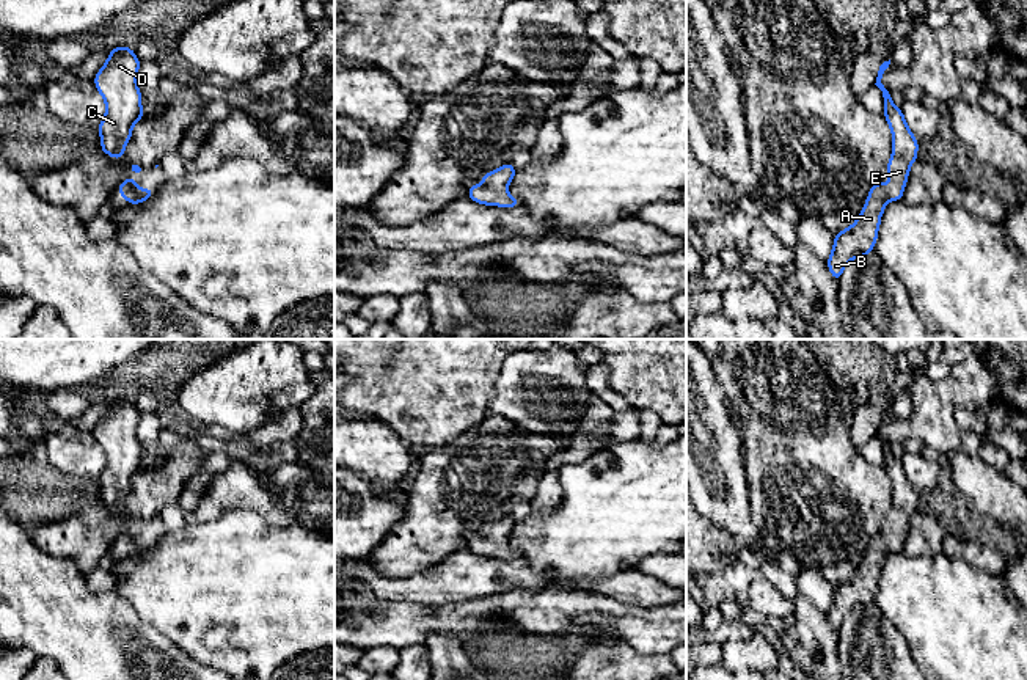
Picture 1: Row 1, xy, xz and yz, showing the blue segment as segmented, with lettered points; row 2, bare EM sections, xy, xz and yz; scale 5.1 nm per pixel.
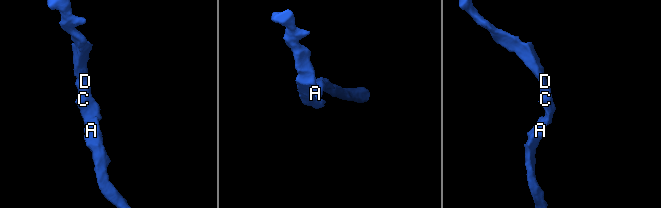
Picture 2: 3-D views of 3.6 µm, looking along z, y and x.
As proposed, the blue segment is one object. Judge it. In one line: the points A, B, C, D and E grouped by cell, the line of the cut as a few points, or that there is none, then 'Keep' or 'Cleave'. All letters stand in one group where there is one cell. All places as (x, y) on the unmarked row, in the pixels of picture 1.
Groups: A B C D E. No split. Keep

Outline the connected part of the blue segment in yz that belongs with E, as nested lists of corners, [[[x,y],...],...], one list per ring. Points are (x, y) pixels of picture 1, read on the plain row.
[[[890,411],[879,418],[875,435],[883,444],[883,466],[892,482],[892,509],[886,518],[889,534],[886,539],[881,532],[875,534],[857,572],[850,579],[834,587],[834,598],[826,614],[837,634],[848,614],[873,603],[886,556],[889,553],[903,551],[909,520],[917,512],[919,493],[909,482],[903,463],[892,454],[892,443],[881,435],[883,426],[889,416]]]

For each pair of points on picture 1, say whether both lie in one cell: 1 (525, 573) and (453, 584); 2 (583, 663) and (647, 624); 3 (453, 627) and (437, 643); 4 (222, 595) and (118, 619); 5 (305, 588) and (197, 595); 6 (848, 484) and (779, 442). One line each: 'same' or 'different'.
1: same
2: different
3: different
4: different
5: same
6: same

